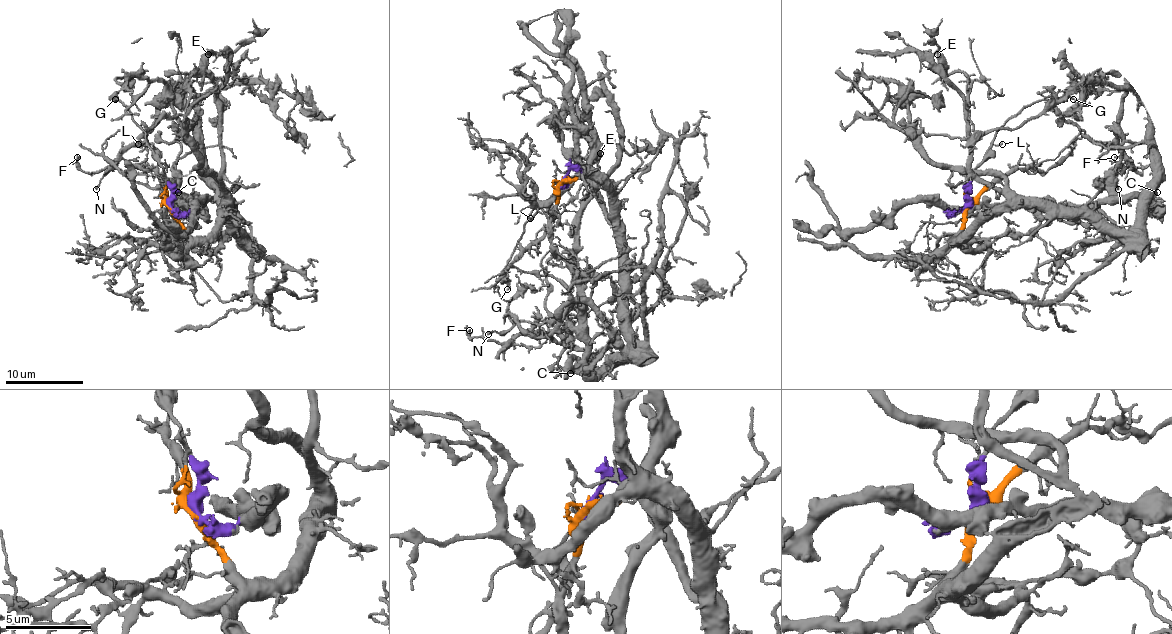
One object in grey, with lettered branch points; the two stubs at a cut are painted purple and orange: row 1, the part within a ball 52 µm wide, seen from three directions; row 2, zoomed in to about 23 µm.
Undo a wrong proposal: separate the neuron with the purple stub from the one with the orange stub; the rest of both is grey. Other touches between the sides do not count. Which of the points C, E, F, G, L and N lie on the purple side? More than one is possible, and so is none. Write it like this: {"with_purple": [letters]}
{"with_purple": ["C", "G", "L", "N"]}

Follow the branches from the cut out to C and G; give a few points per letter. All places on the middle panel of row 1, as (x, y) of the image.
C: (561, 183), (571, 170), (579, 170), (592, 187), (575, 255), (585, 356), (569, 373)
G: (561, 183), (525, 224), (525, 232), (503, 273), (507, 290)

